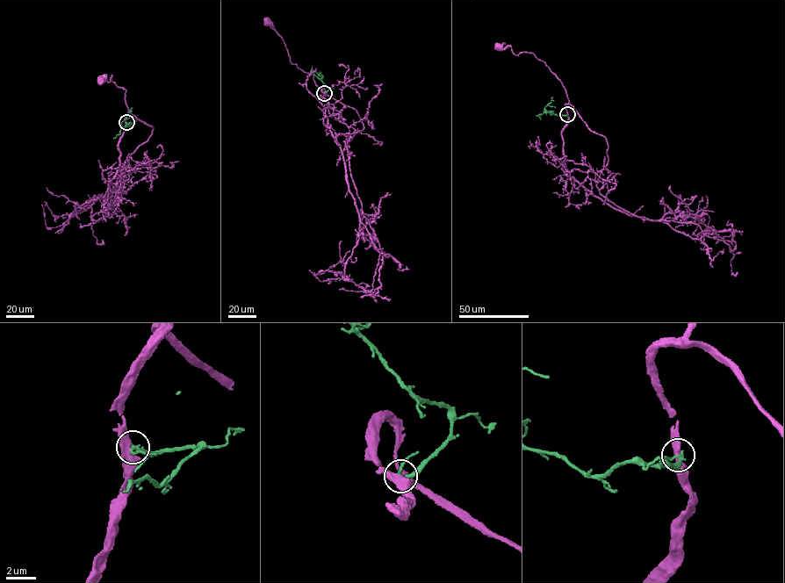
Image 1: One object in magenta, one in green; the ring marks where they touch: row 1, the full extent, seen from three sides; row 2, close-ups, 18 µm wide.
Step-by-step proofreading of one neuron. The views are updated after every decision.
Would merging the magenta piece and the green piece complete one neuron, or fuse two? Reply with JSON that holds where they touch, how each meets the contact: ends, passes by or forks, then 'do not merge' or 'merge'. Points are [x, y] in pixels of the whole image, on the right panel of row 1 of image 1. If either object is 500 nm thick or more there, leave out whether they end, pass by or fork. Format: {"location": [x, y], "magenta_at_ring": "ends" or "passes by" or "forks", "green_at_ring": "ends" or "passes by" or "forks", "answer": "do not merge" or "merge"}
{"location": [567, 114], "magenta_at_ring": "passes by", "green_at_ring": "passes by", "answer": "do not merge"}

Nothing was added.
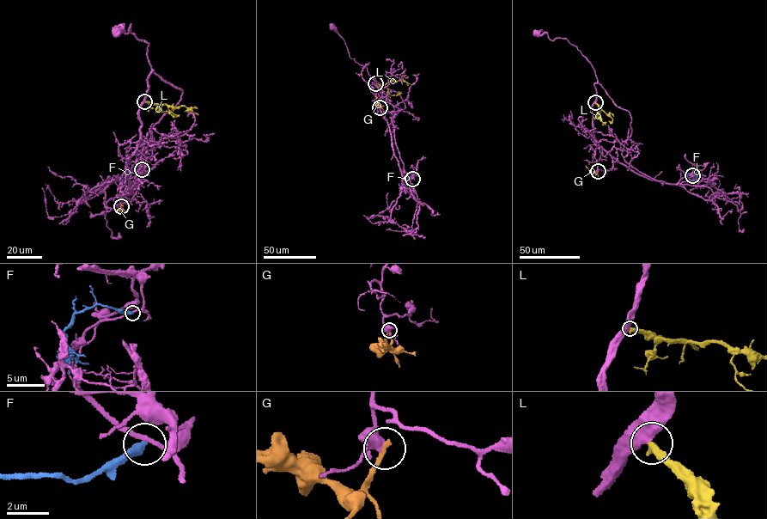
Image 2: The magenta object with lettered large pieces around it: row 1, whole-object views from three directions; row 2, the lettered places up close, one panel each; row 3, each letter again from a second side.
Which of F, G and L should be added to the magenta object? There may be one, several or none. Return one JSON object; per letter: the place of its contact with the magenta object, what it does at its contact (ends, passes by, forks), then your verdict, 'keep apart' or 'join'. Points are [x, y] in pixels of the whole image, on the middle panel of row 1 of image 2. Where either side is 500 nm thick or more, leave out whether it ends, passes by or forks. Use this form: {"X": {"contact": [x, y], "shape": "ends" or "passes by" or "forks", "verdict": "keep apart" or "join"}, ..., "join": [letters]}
{"F": {"contact": [412, 179], "shape": "ends", "verdict": "keep apart"}, "G": {"contact": [380, 107], "shape": "ends", "verdict": "keep apart"}, "L": {"contact": [375, 83], "shape": "ends", "verdict": "keep apart"}, "join": []}

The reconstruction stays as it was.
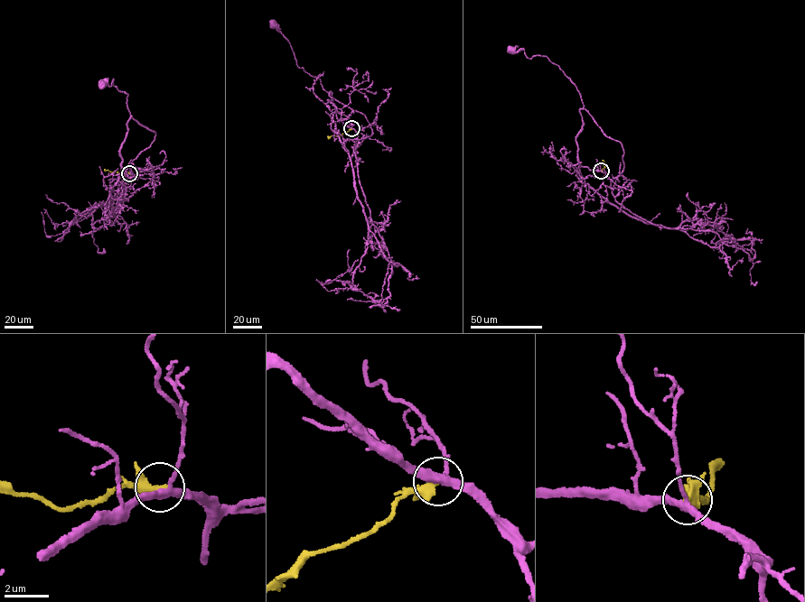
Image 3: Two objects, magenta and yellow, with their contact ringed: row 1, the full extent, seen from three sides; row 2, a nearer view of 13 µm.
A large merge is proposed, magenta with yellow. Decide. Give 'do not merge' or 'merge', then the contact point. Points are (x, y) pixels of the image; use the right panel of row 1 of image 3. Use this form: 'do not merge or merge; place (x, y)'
do not merge; place (601, 171)

